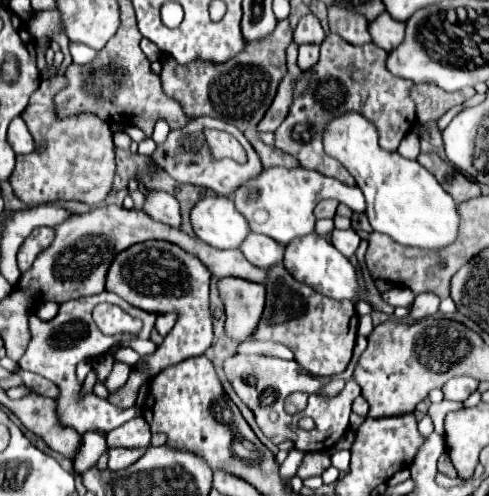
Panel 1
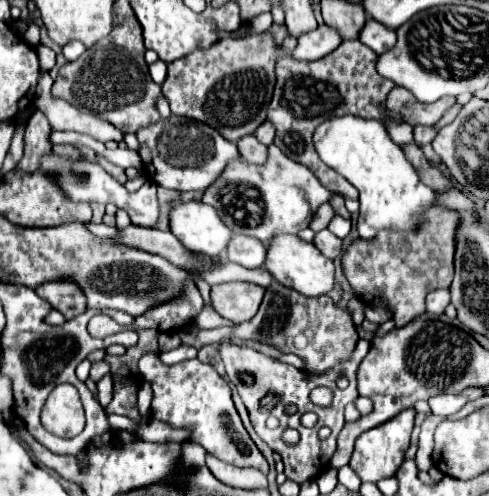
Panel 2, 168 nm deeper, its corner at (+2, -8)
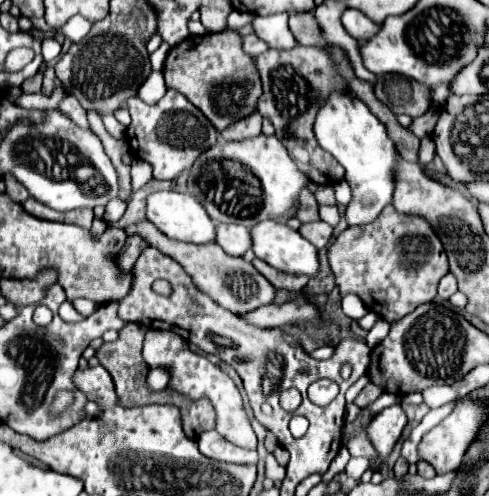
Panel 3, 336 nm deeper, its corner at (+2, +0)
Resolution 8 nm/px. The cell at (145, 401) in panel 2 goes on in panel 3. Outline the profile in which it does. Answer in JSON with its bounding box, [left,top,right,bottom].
[146,368,168,390]

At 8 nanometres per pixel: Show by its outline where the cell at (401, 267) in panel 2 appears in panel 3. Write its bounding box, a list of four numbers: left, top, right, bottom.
[328,206,448,322]

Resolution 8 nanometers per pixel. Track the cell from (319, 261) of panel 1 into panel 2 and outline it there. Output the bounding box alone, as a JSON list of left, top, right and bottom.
[264,234,334,298]

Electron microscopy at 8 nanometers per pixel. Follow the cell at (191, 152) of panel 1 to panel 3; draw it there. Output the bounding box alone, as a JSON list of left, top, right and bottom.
[126,88,216,180]

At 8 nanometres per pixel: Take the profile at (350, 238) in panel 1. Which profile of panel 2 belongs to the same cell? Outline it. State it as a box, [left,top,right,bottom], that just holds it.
[314,230,344,260]

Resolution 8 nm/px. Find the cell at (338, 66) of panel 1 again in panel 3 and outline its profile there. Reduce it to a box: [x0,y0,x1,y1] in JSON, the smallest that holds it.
[254,46,348,178]

